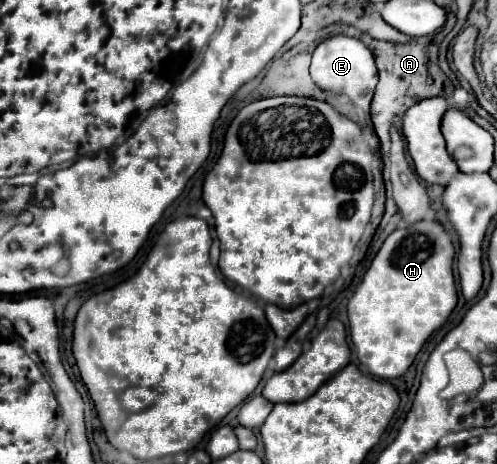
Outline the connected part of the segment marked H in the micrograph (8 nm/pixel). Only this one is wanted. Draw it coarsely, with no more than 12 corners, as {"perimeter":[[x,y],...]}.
{"perimeter":[[439,221],[385,239],[347,305],[359,361],[403,375],[457,305]]}

